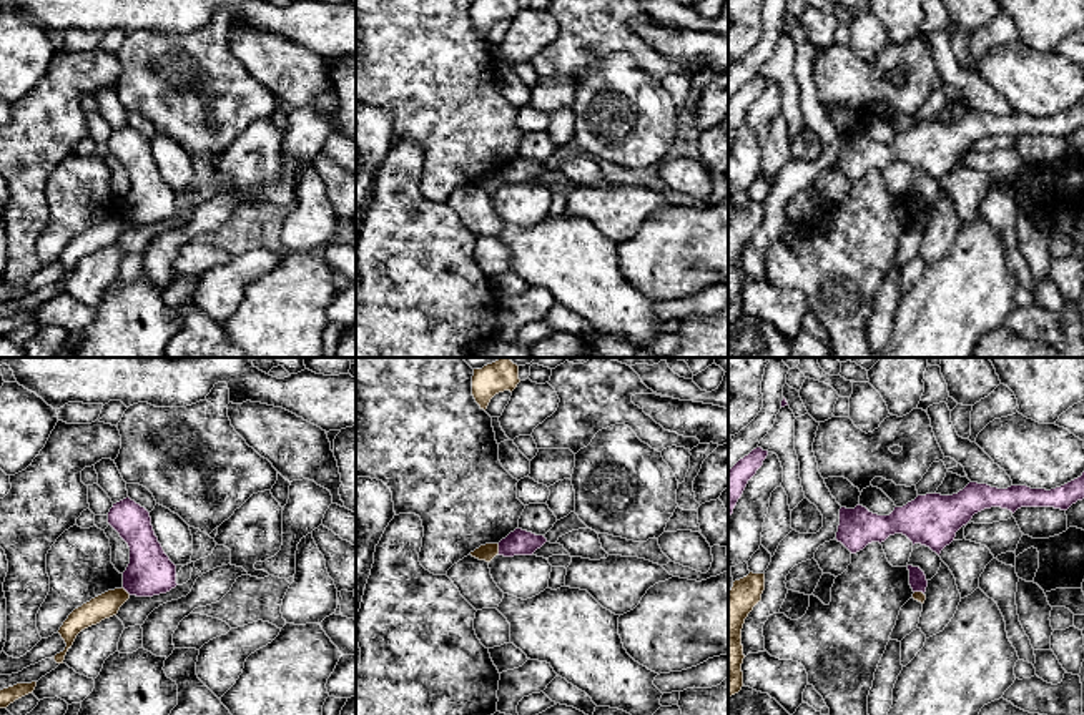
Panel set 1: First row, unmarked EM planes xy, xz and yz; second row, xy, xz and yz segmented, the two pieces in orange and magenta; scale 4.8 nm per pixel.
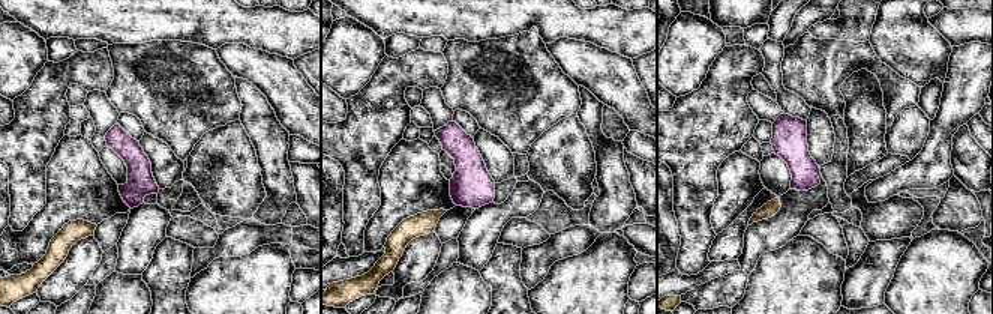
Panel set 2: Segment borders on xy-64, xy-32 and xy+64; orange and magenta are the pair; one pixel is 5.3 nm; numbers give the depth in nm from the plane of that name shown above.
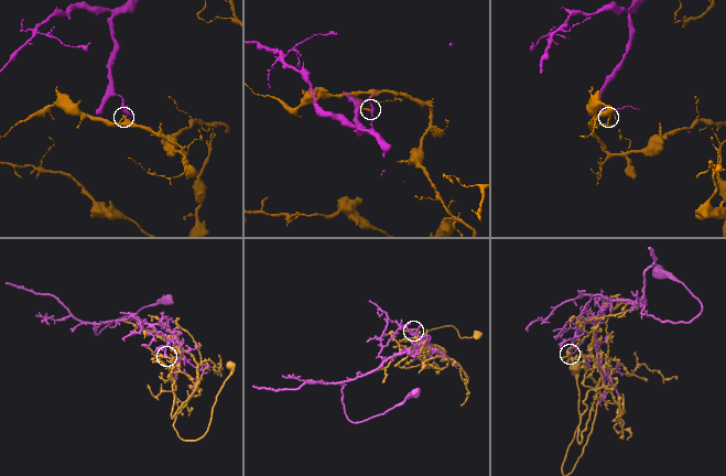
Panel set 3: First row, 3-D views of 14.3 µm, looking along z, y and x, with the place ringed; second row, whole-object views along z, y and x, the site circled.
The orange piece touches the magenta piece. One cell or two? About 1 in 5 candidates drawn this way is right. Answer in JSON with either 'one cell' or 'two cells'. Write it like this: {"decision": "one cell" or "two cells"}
{"decision": "two cells"}

